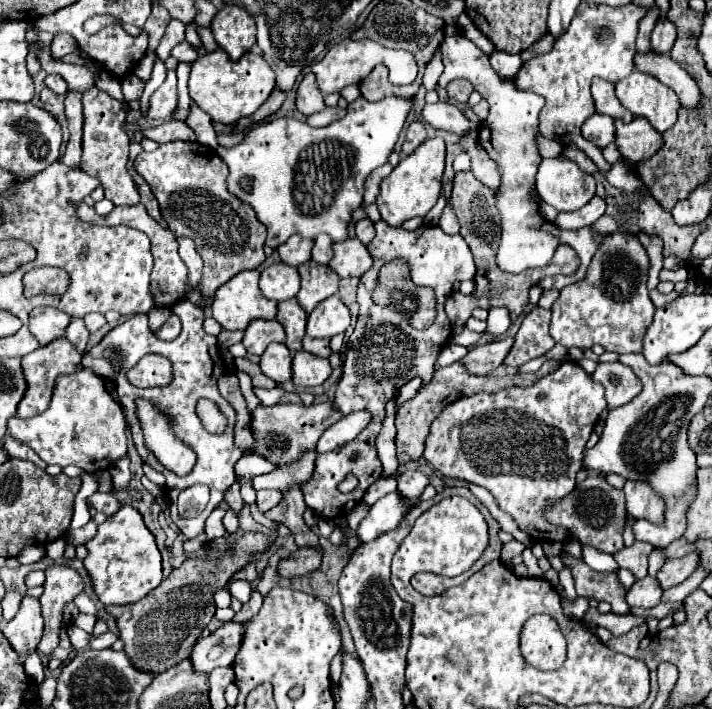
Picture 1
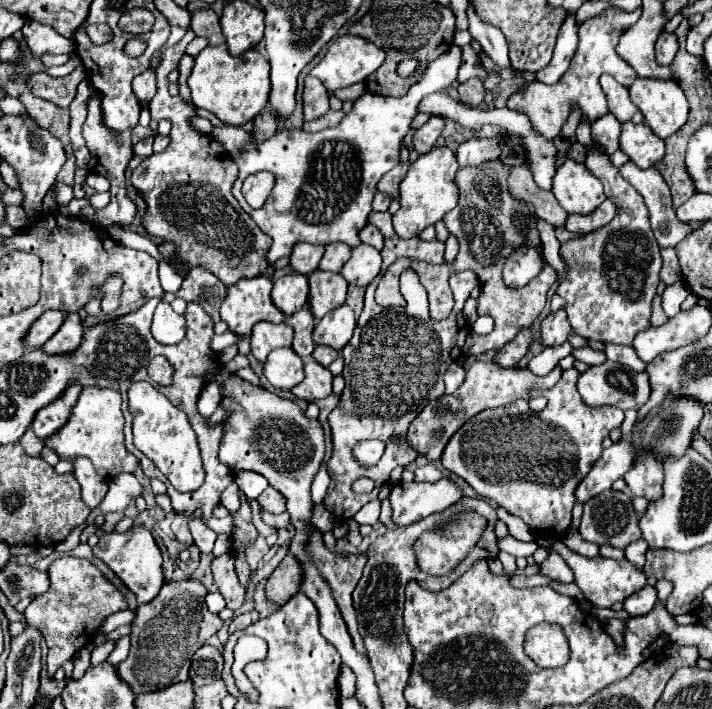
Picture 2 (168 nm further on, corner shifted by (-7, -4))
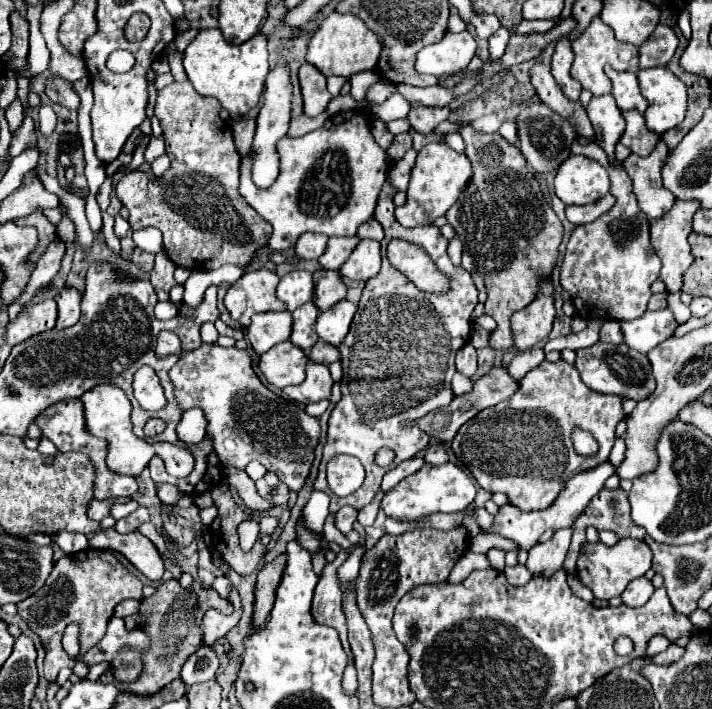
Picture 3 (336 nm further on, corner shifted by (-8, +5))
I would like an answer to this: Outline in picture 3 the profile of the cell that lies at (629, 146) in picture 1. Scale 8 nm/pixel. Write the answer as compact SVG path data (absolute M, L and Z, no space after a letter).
M625 111L625 121L627 121L627 127L621 135L621 143L625 147L629 147L635 155L643 157L643 155L649 155L653 151L653 147L657 145L659 141L659 135L649 131L647 125L645 125L645 119L641 113L637 111Z

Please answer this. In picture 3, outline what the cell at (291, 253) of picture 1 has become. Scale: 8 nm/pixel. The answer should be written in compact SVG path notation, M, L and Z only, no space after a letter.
M303 233L295 245L295 253L301 259L319 259L327 247L327 235L319 233Z

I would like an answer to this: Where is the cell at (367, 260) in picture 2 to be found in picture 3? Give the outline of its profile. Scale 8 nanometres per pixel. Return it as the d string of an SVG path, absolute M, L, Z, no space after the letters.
M371 239L359 241L359 245L353 249L351 257L343 263L339 273L347 279L361 279L369 281L375 277L381 269L381 253L379 253L379 243Z

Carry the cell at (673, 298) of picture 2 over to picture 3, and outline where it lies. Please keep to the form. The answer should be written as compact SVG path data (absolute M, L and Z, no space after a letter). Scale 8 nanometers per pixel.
M671 293L671 295L669 295L669 299L667 299L667 301L669 301L669 309L671 309L671 313L675 315L677 323L687 323L687 321L691 319L691 313L689 313L689 307L681 303L679 295L681 295L681 293Z

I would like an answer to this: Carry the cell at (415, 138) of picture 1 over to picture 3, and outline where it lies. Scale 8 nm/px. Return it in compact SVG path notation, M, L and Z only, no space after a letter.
M417 107L409 111L407 119L415 131L429 135L441 121L449 119L449 113L449 107Z

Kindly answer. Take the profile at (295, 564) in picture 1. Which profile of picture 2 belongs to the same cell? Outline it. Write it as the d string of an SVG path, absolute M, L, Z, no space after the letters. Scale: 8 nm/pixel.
M288 554L280 566L272 572L268 584L266 584L266 594L274 604L284 604L286 600L290 600L290 596L294 596L300 586L302 586L302 576L304 570L300 568L300 562Z

